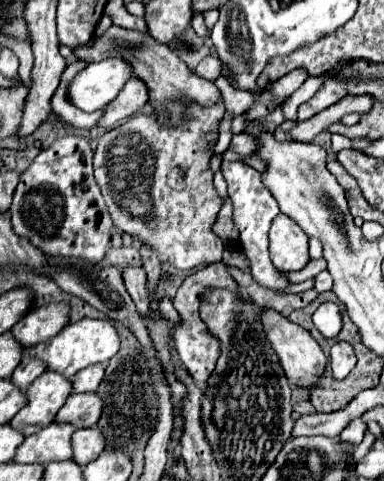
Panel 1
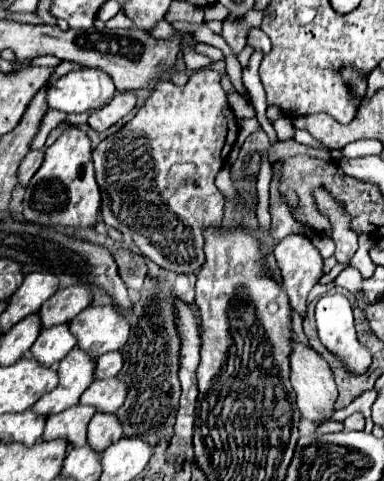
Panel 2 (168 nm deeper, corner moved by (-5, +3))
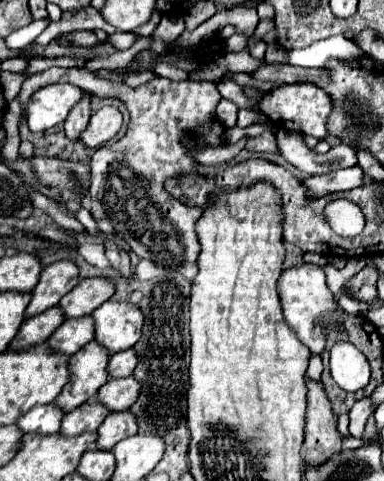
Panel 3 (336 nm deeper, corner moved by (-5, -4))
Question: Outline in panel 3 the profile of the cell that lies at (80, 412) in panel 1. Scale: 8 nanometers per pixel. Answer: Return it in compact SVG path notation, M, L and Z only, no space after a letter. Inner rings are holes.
M134 375L122 379L108 379L108 383L98 391L98 401L104 403L110 411L126 411L136 403L140 387L142 385Z

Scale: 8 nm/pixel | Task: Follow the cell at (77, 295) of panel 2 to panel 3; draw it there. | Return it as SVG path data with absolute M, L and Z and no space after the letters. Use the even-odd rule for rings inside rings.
M92 277L82 279L68 295L60 299L60 307L64 309L66 317L82 317L92 313L96 307L100 307L104 301L108 301L114 295L116 287L106 277Z

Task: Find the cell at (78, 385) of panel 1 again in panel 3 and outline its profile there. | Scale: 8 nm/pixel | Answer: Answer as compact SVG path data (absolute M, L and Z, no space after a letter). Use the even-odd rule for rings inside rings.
M130 347L130 349L114 353L110 357L108 373L110 373L110 377L128 377L128 375L132 375L136 365L138 365L138 355L136 355L134 347Z

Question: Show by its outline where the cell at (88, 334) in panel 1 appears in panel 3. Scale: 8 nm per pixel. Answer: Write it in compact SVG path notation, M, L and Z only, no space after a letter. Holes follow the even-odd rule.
M106 301L92 313L92 317L96 321L94 339L102 343L110 353L132 347L142 335L144 315L134 303Z

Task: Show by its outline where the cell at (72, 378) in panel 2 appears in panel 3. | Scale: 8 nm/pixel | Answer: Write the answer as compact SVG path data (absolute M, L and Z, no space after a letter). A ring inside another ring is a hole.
M90 341L70 357L70 381L56 399L66 413L92 399L108 381L110 353L98 341Z

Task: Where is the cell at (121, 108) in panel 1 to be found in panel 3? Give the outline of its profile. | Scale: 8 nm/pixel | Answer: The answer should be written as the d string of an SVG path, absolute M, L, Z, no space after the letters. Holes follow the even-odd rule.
M102 107L96 111L88 123L88 127L80 133L78 141L86 143L86 147L102 147L110 141L122 127L122 115L114 107Z

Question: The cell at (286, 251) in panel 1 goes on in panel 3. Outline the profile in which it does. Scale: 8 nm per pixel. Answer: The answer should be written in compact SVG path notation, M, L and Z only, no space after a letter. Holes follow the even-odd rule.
M298 265L292 269L286 269L278 281L282 309L286 323L296 331L298 339L316 355L322 355L326 347L326 331L324 325L334 327L336 331L342 331L342 319L338 317L338 303L334 299L334 293L326 285L326 275L322 267L318 265Z

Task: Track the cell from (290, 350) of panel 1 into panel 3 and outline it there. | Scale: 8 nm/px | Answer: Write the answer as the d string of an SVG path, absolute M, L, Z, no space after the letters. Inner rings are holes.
M308 383L308 407L304 427L304 463L322 465L342 451L342 435L336 429L336 415L326 399L324 385Z

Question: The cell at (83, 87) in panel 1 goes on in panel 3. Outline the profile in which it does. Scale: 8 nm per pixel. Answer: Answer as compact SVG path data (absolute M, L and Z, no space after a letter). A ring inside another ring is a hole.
M46 85L38 89L26 103L26 123L30 131L46 131L64 123L70 107L74 107L82 95L74 85Z

